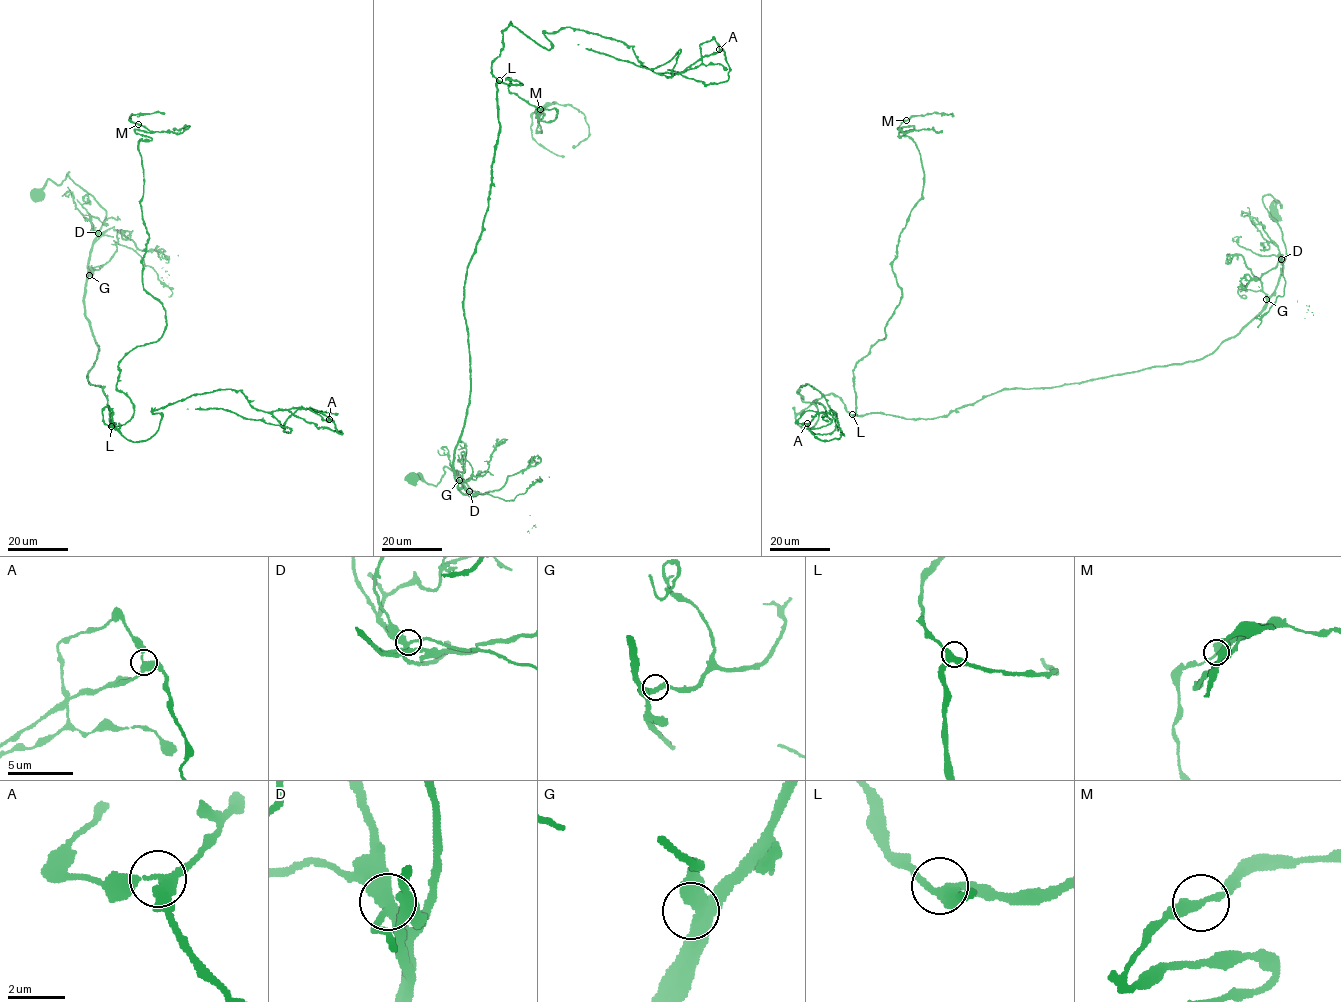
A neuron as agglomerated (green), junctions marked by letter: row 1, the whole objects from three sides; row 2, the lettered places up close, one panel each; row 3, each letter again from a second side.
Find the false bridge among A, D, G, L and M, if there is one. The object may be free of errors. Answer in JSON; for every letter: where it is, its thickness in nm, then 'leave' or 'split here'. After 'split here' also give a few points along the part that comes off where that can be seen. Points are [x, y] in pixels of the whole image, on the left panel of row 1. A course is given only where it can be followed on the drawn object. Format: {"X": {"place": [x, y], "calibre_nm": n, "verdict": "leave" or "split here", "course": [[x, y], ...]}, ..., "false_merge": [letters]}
{"A": {"place": [329, 419], "calibre_nm": 360, "verdict": "split here", "course": [[329, 419], [299, 408], [287, 420], [285, 430], [288, 433], [290, 429], [226, 410], [165, 271]]}, "D": {"place": [98, 233], "calibre_nm": 400, "verdict": "leave"}, "G": {"place": [89, 275], "calibre_nm": 320, "verdict": "leave"}, "L": {"place": [111, 426], "calibre_nm": 360, "verdict": "leave"}, "M": {"place": [138, 124], "calibre_nm": 320, "verdict": "leave"}, "false_merge": ["A"]}

